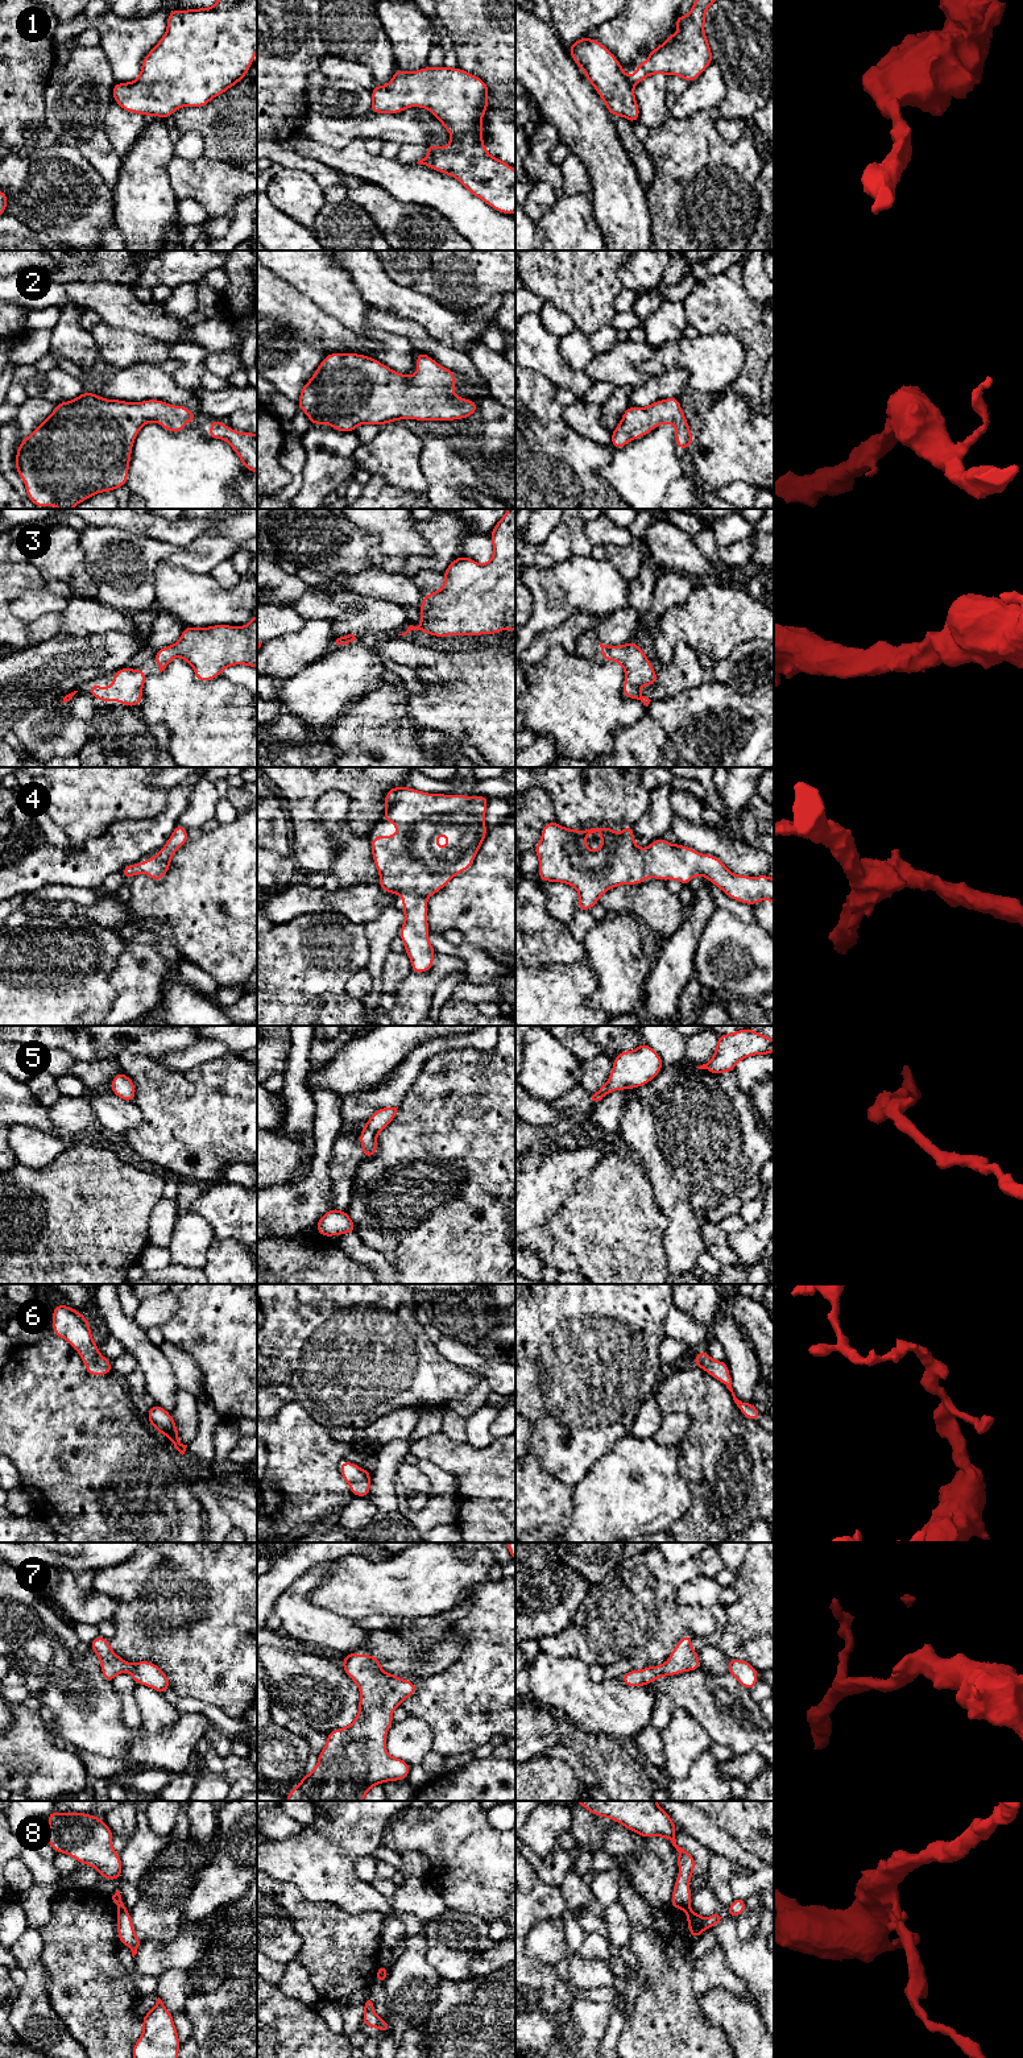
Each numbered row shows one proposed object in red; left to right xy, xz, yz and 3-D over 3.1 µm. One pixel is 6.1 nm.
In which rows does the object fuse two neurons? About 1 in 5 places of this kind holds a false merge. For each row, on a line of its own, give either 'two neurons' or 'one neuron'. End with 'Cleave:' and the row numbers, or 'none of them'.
1: one neuron
2: one neuron
3: one neuron
4: one neuron
5: one neuron
6: one neuron
7: one neuron
8: two neurons
Cleave: 8

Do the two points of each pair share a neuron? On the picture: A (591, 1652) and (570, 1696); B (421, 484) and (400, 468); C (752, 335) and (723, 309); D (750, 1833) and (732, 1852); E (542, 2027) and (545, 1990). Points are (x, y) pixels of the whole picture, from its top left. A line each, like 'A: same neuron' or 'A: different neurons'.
A: different neurons
B: same neuron
C: same neuron
D: different neurons
E: same neuron

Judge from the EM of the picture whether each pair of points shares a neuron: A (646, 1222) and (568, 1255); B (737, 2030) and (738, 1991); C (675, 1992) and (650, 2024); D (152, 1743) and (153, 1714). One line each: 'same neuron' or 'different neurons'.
A: same neuron
B: different neurons
C: same neuron
D: different neurons

